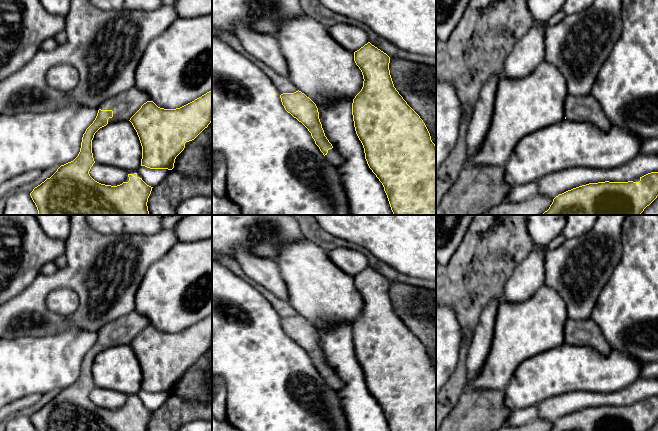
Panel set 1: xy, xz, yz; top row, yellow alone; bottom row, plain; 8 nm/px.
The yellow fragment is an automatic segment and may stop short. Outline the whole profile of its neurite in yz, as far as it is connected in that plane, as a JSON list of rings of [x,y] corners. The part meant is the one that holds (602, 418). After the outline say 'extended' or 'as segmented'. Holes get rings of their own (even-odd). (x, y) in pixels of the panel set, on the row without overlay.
[[[658,396],[640,401],[639,406],[598,406],[582,409],[553,423],[550,431],[647,431],[658,420]]]; as segmented

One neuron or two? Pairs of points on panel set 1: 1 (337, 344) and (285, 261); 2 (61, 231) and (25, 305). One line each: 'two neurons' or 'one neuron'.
1: two neurons
2: two neurons

